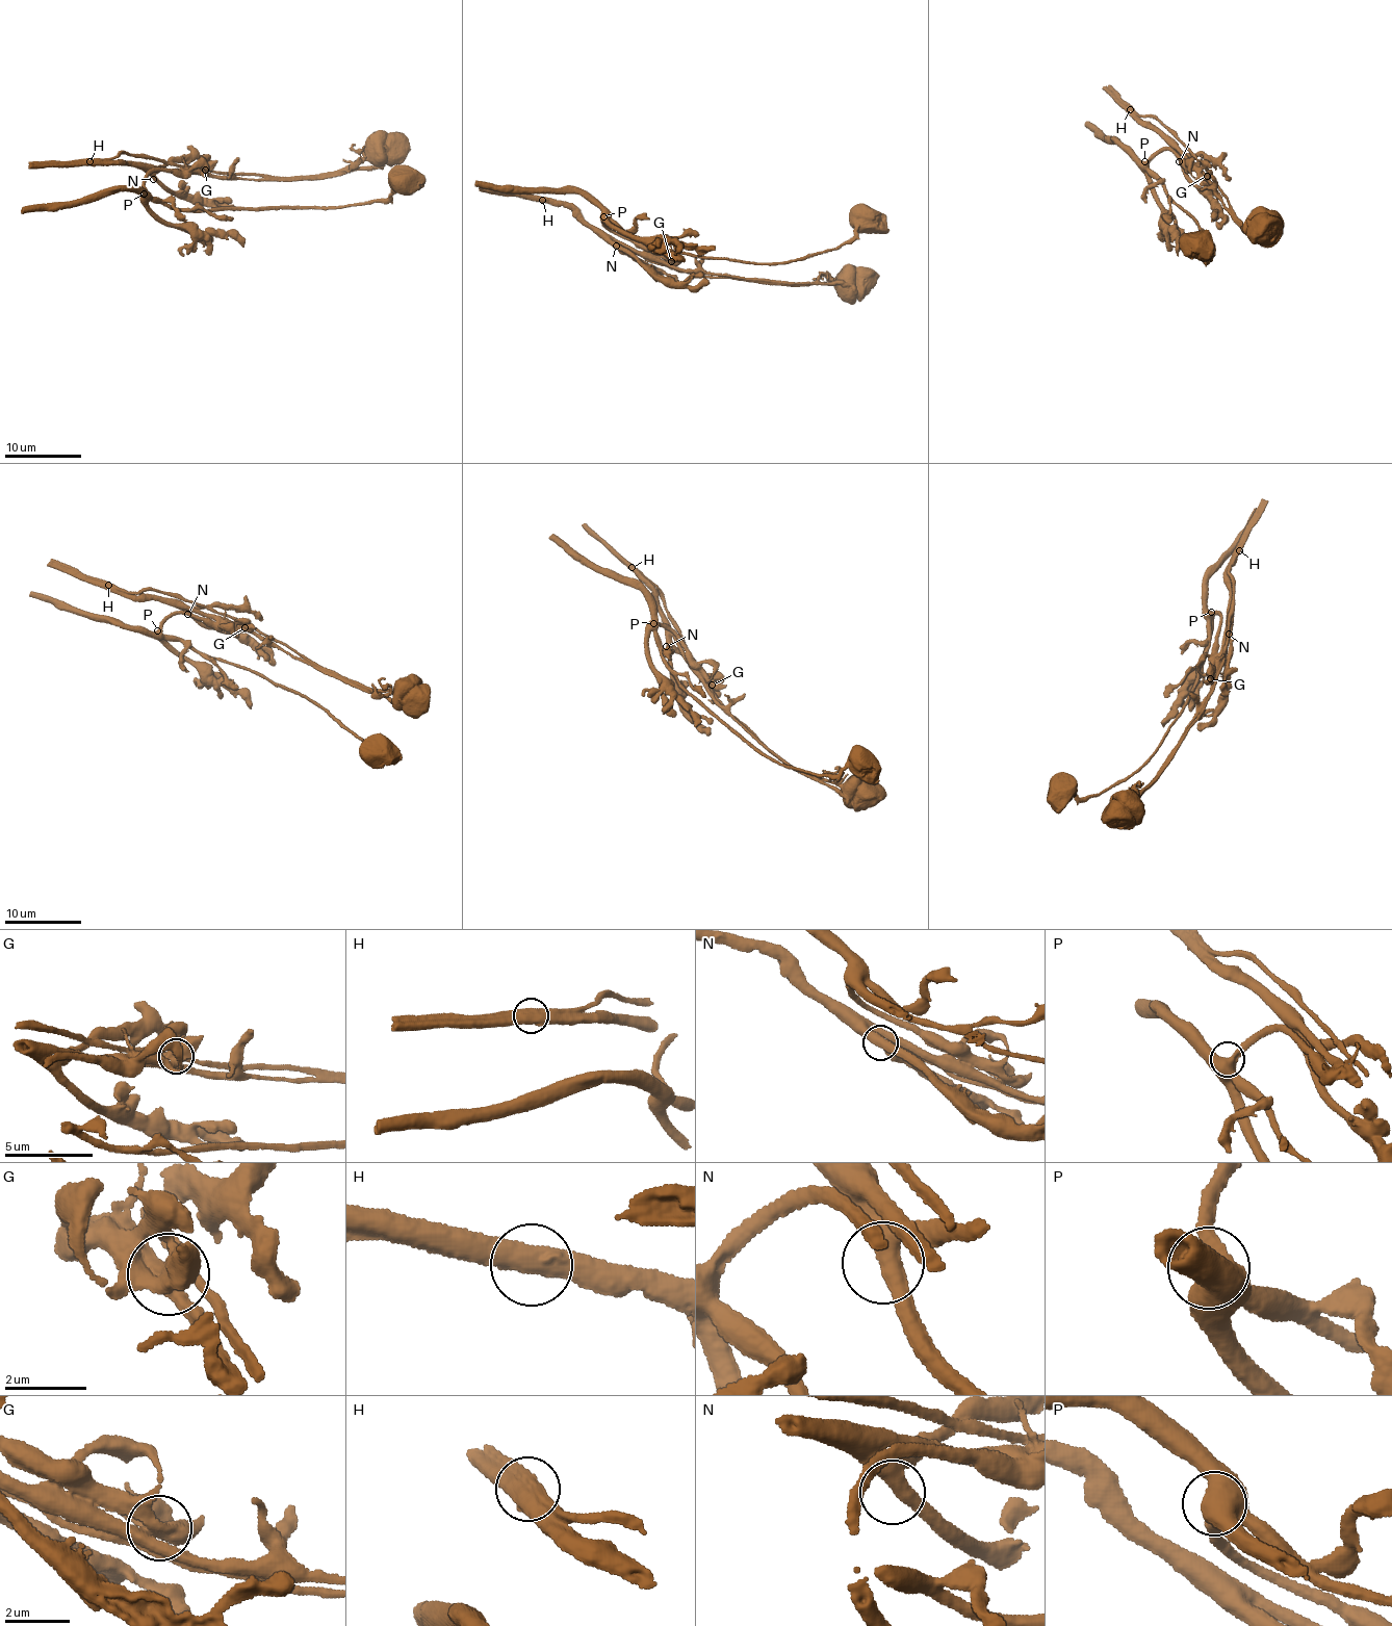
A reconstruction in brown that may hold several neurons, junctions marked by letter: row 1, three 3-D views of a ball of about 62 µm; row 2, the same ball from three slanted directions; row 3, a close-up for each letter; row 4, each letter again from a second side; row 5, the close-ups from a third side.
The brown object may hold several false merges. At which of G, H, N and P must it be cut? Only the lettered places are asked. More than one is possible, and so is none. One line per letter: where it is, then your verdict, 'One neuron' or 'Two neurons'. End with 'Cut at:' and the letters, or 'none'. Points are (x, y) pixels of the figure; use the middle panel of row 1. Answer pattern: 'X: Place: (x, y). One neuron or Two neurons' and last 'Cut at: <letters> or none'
G: Place: (671, 261). Two neurons
H: Place: (542, 200). Two neurons
N: Place: (616, 246). One neuron
P: Place: (603, 216). One neuron
Cut at: G, H

